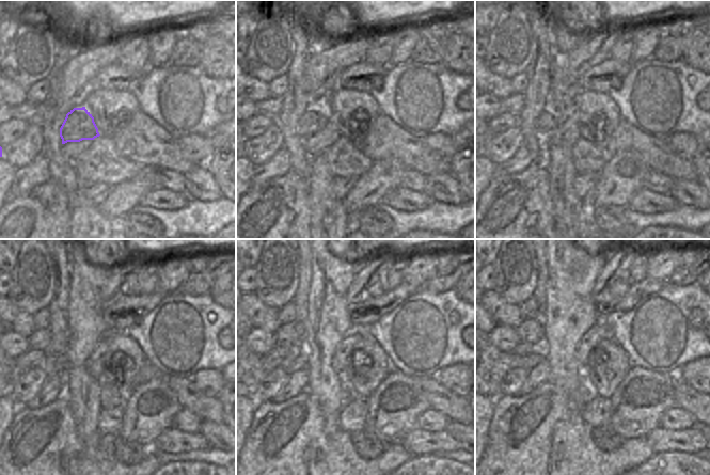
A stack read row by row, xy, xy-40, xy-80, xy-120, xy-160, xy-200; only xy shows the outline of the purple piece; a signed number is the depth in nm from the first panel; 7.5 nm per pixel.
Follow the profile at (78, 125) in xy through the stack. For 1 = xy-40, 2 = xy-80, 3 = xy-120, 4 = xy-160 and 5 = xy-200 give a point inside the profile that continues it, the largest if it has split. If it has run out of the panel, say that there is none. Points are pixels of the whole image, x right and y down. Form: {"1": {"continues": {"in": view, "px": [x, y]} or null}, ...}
{"1": {"continues": {"in": "xy-40", "px": [314, 120]}}, "2": {"continues": {"in": "xy-80", "px": [551, 119]}}, "3": {"continues": {"in": "xy-120", "px": [58, 365]}}, "4": {"continues": {"in": "xy-160", "px": [298, 360]}}, "5": {"continues": {"in": "xy-200", "px": [496, 364]}}}

